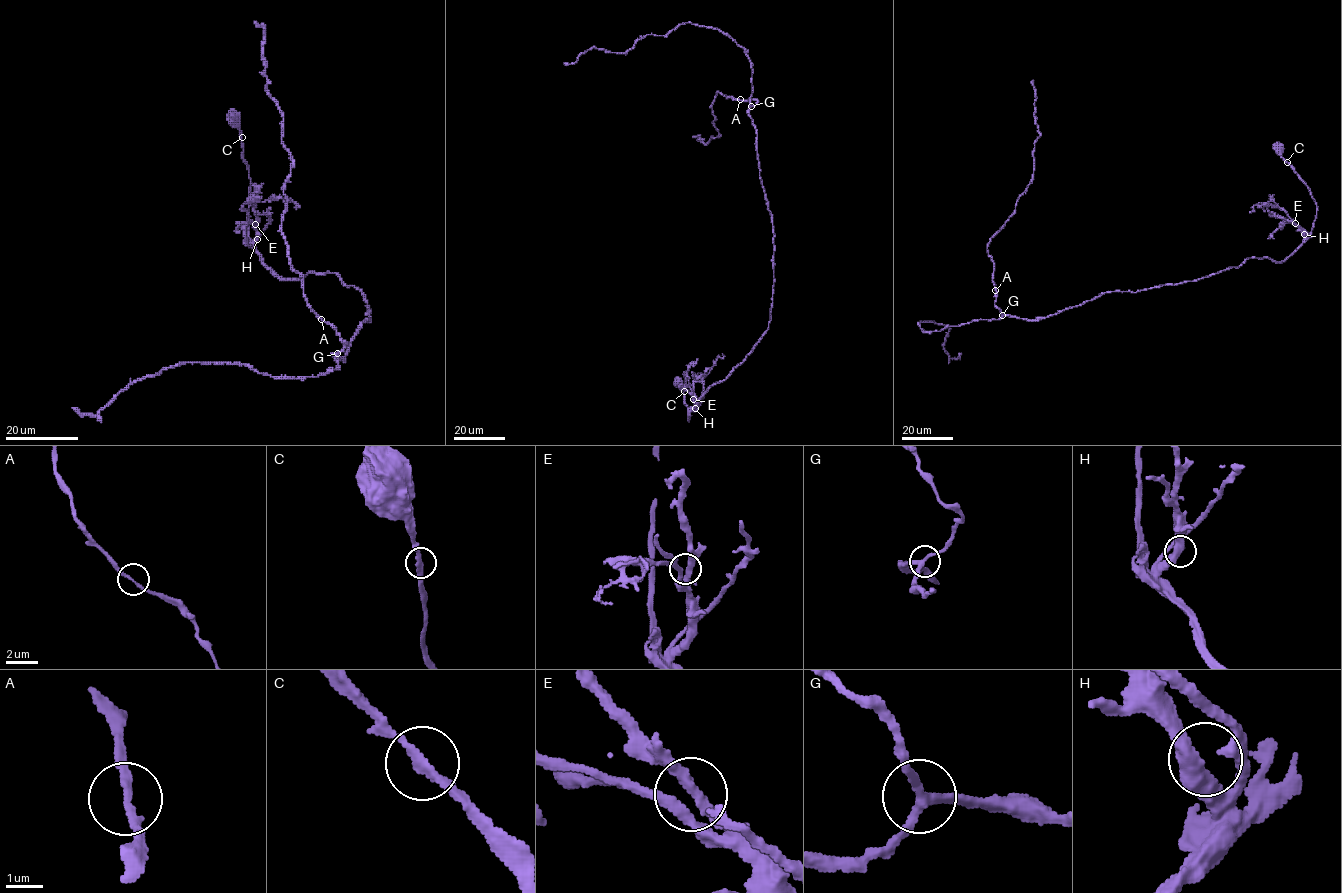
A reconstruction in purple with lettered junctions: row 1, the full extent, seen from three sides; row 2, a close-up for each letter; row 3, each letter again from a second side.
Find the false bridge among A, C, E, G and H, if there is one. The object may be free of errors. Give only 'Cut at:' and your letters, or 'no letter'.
Cut at: no letter

